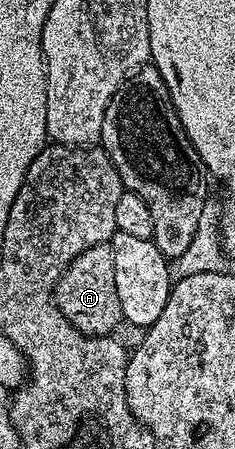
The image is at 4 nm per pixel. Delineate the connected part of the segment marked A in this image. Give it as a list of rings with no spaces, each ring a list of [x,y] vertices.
[[[107,242],[94,244],[94,248],[86,248],[76,259],[64,269],[64,275],[58,280],[56,307],[83,334],[111,335],[116,325],[124,322],[122,304],[118,304],[118,288],[114,285],[114,252]]]

